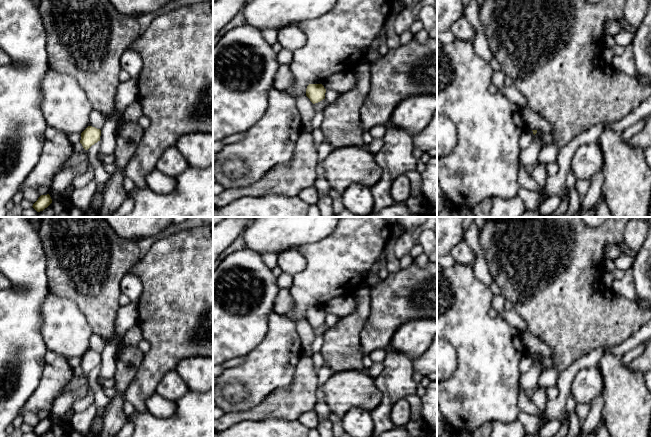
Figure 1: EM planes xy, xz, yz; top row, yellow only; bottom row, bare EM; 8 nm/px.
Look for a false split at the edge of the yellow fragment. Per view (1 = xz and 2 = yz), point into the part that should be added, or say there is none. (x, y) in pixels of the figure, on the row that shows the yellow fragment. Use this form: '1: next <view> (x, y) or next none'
1: next none
2: next none

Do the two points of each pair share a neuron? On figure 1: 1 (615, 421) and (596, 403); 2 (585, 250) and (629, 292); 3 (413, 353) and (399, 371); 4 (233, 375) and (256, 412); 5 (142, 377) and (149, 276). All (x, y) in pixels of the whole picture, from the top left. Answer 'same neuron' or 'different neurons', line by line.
1: different neurons
2: different neurons
3: different neurons
4: different neurons
5: same neuron

